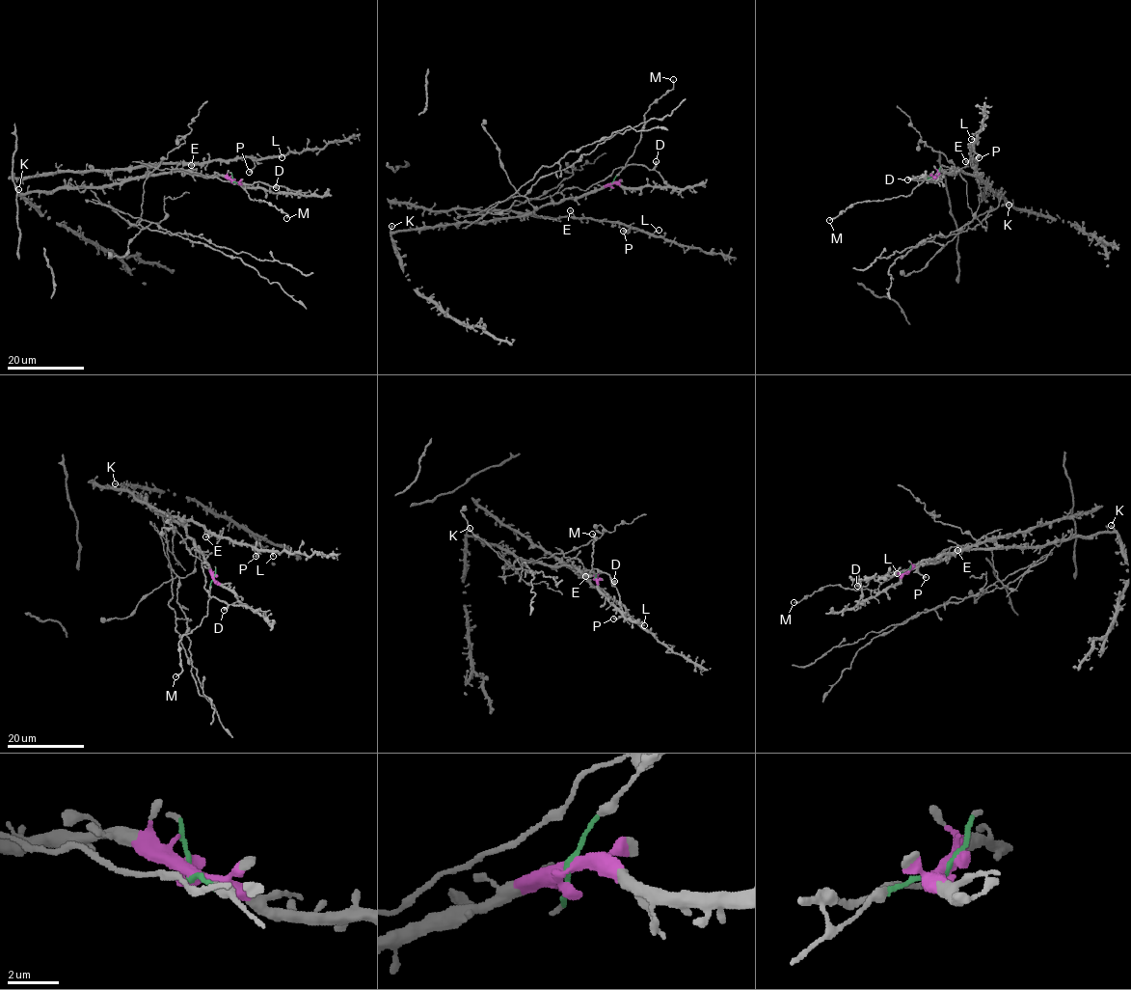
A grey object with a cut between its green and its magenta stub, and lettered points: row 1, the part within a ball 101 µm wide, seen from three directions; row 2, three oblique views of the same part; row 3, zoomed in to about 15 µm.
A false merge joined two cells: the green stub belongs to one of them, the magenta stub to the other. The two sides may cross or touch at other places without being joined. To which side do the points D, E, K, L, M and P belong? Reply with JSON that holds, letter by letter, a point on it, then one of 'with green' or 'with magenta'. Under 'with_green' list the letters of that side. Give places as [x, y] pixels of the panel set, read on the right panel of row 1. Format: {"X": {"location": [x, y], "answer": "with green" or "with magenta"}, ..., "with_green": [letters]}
{"D": {"location": [907, 179], "answer": "with green"}, "E": {"location": [965, 161], "answer": "with magenta"}, "K": {"location": [1009, 205], "answer": "with magenta"}, "L": {"location": [971, 139], "answer": "with magenta"}, "M": {"location": [829, 220], "answer": "with green"}, "P": {"location": [979, 157], "answer": "with magenta"}, "with_green": ["D", "M"]}

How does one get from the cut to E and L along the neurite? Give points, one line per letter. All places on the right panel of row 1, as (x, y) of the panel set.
E: (936, 176), (942, 171), (959, 170), (976, 176), (977, 164), (974, 159), (965, 162)
L: (936, 176), (942, 171), (959, 170), (976, 176), (977, 164), (970, 157), (968, 149), (976, 140), (971, 139)

